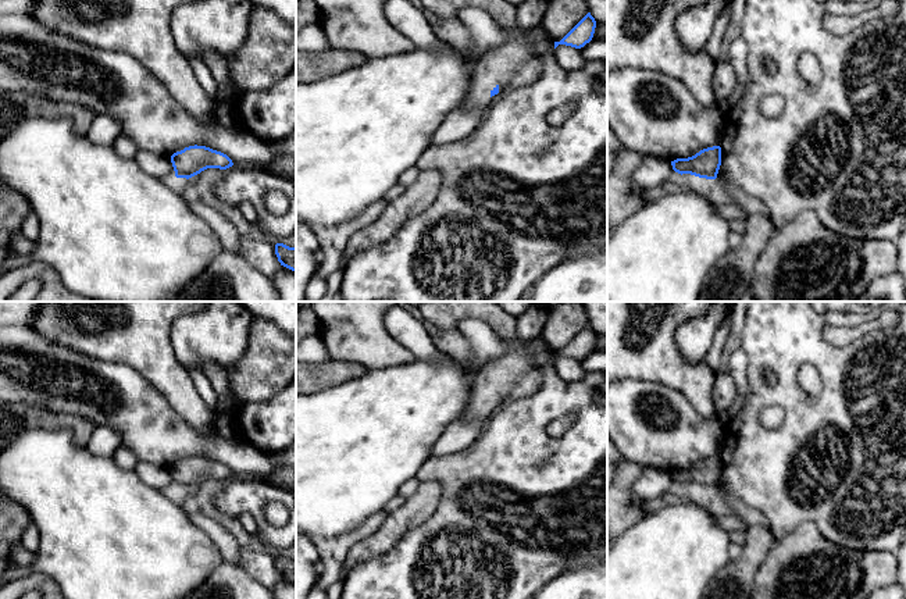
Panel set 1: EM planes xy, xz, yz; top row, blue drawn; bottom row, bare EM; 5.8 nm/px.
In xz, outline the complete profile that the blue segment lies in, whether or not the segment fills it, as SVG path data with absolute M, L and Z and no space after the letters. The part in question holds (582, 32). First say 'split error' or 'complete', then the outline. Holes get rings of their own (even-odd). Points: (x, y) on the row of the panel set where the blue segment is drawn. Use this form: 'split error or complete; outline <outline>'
complete; outline M588 13L560 42L554 42L554 49L559 44L571 46L575 49L584 47L593 38L596 21Z

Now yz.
complete; outline M713 146L700 150L692 157L671 161L678 174L691 174L699 178L716 179L721 165L721 147Z

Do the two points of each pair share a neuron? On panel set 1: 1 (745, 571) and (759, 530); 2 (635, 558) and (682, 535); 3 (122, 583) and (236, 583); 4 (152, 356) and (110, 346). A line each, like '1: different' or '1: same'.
1: same
2: same
3: different
4: same

